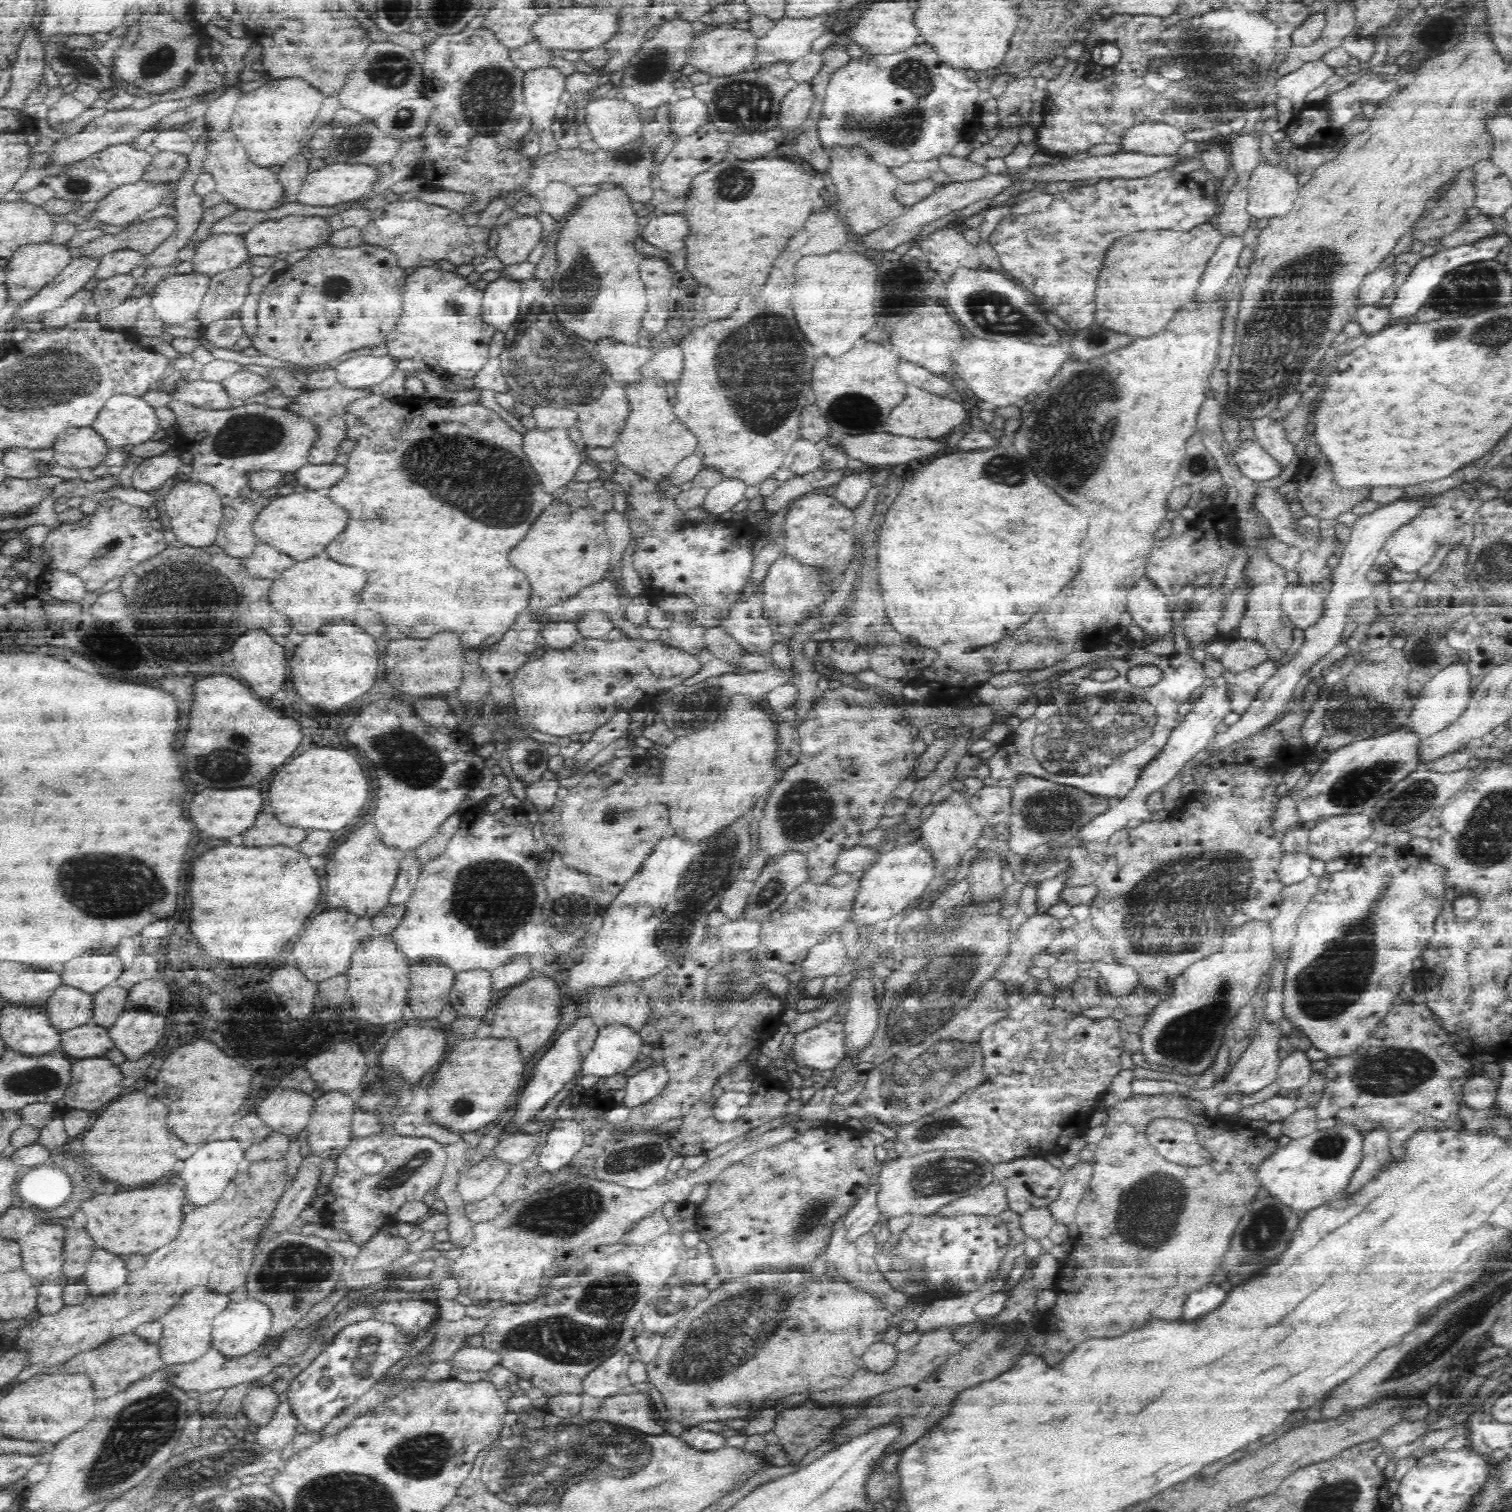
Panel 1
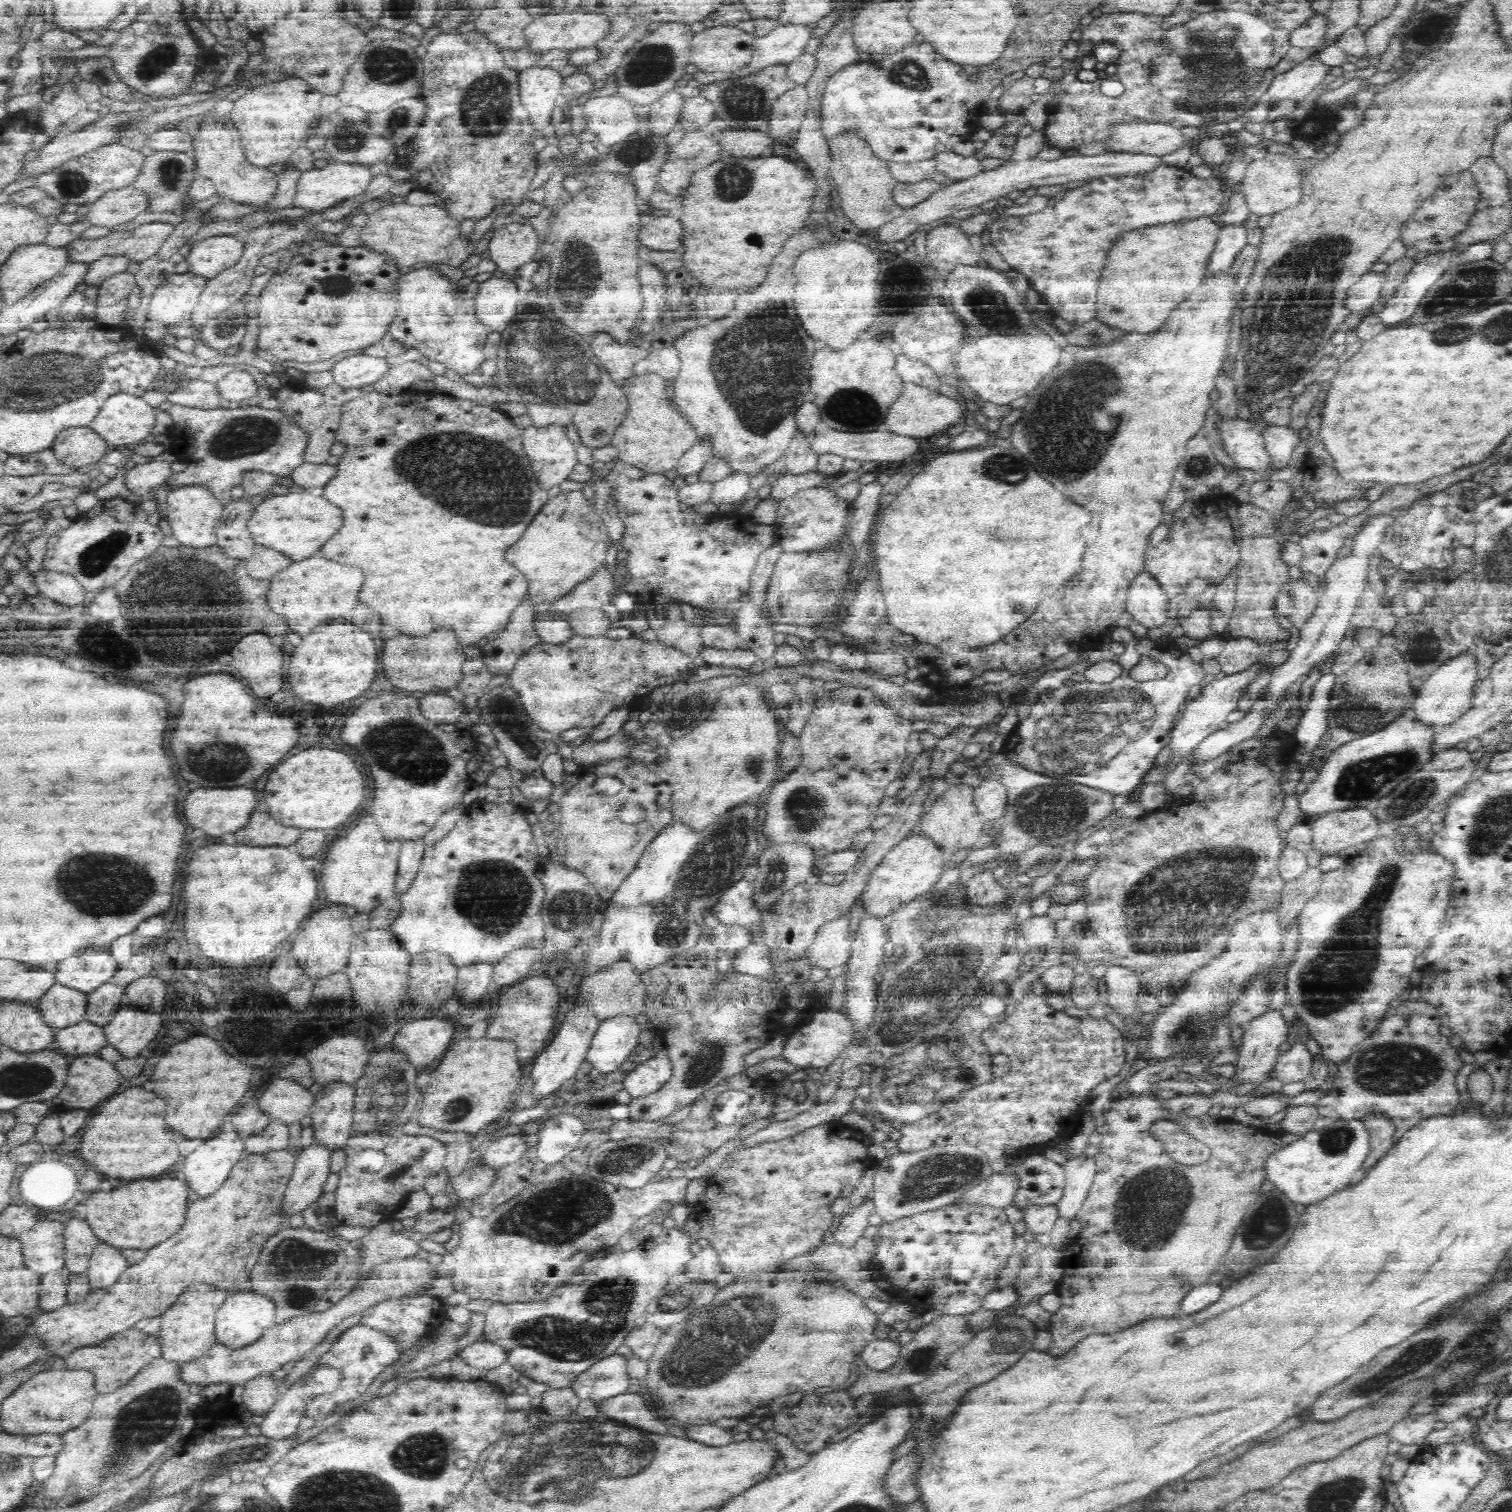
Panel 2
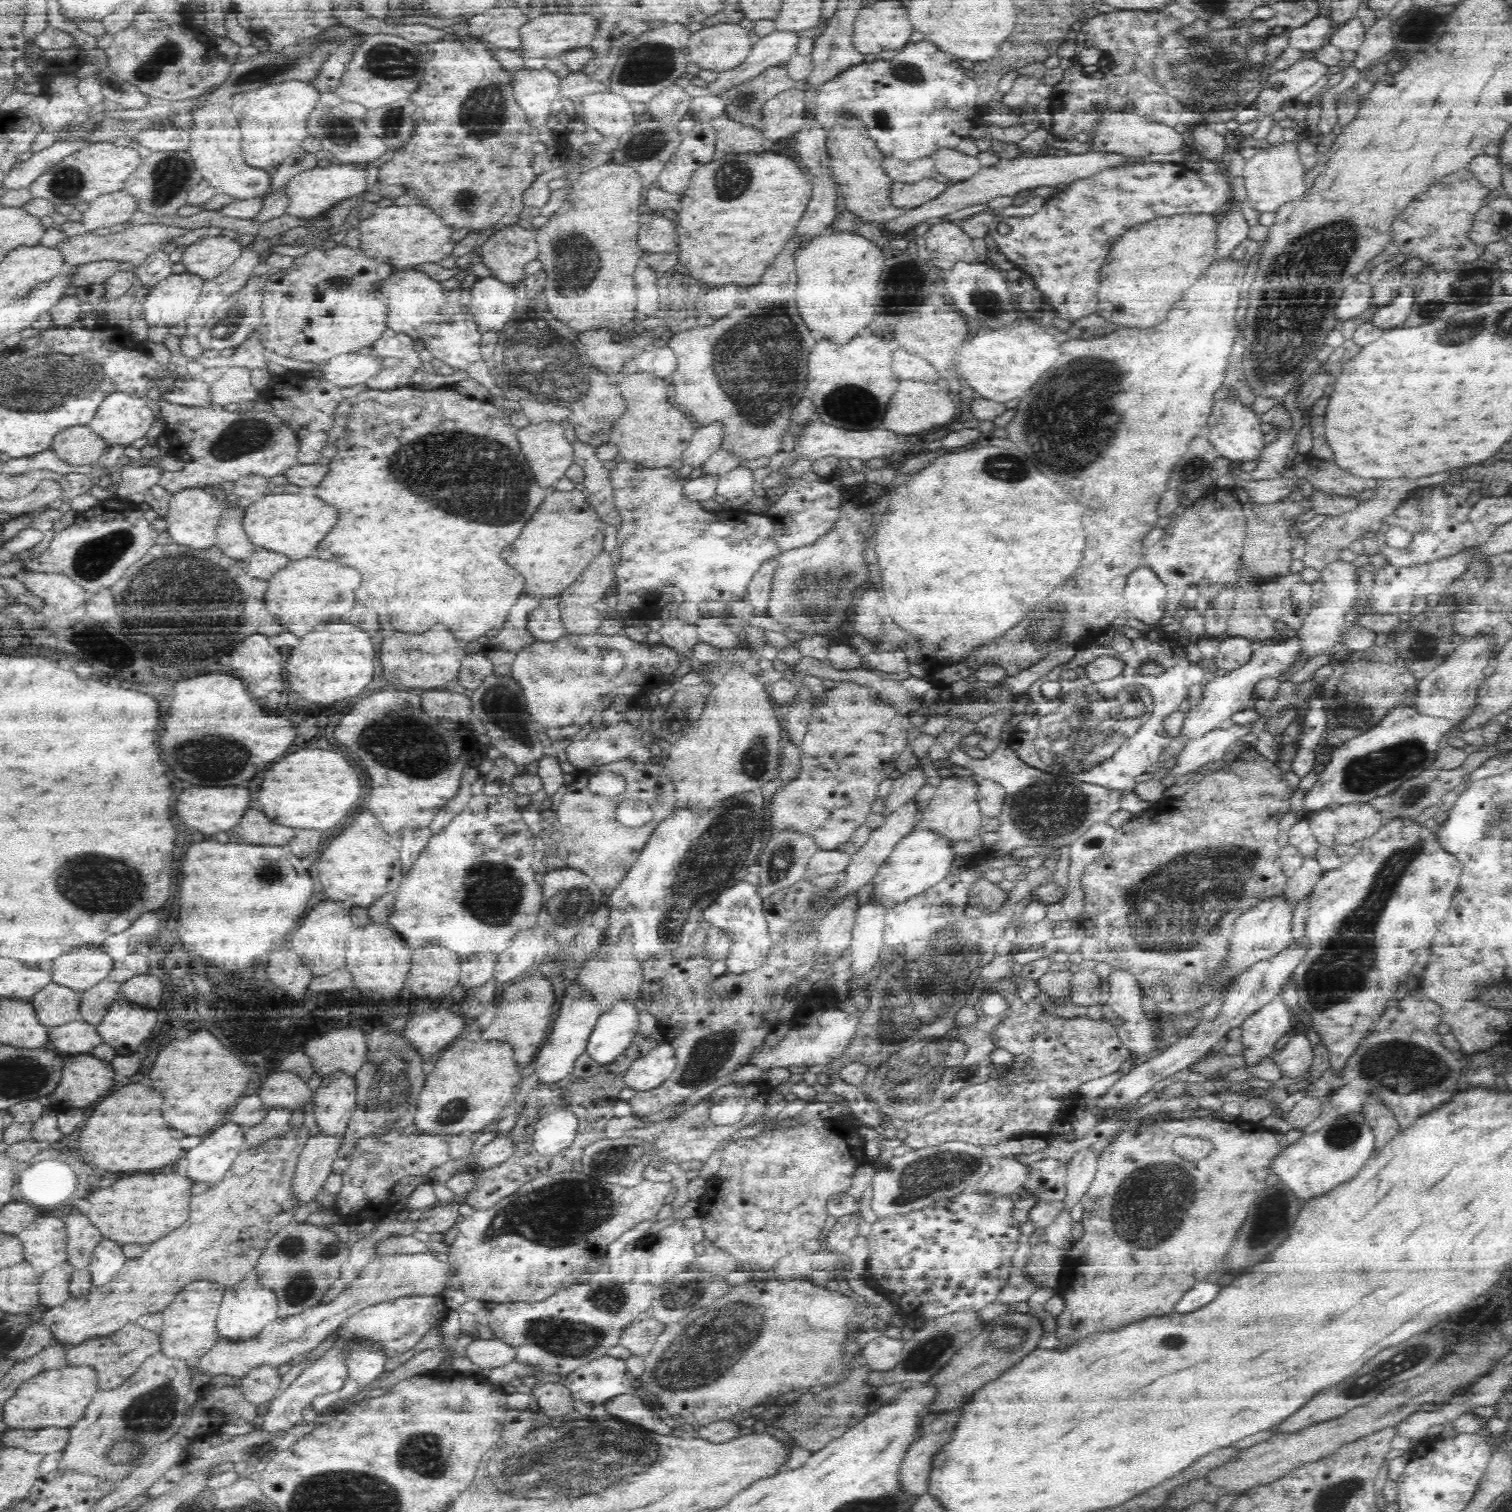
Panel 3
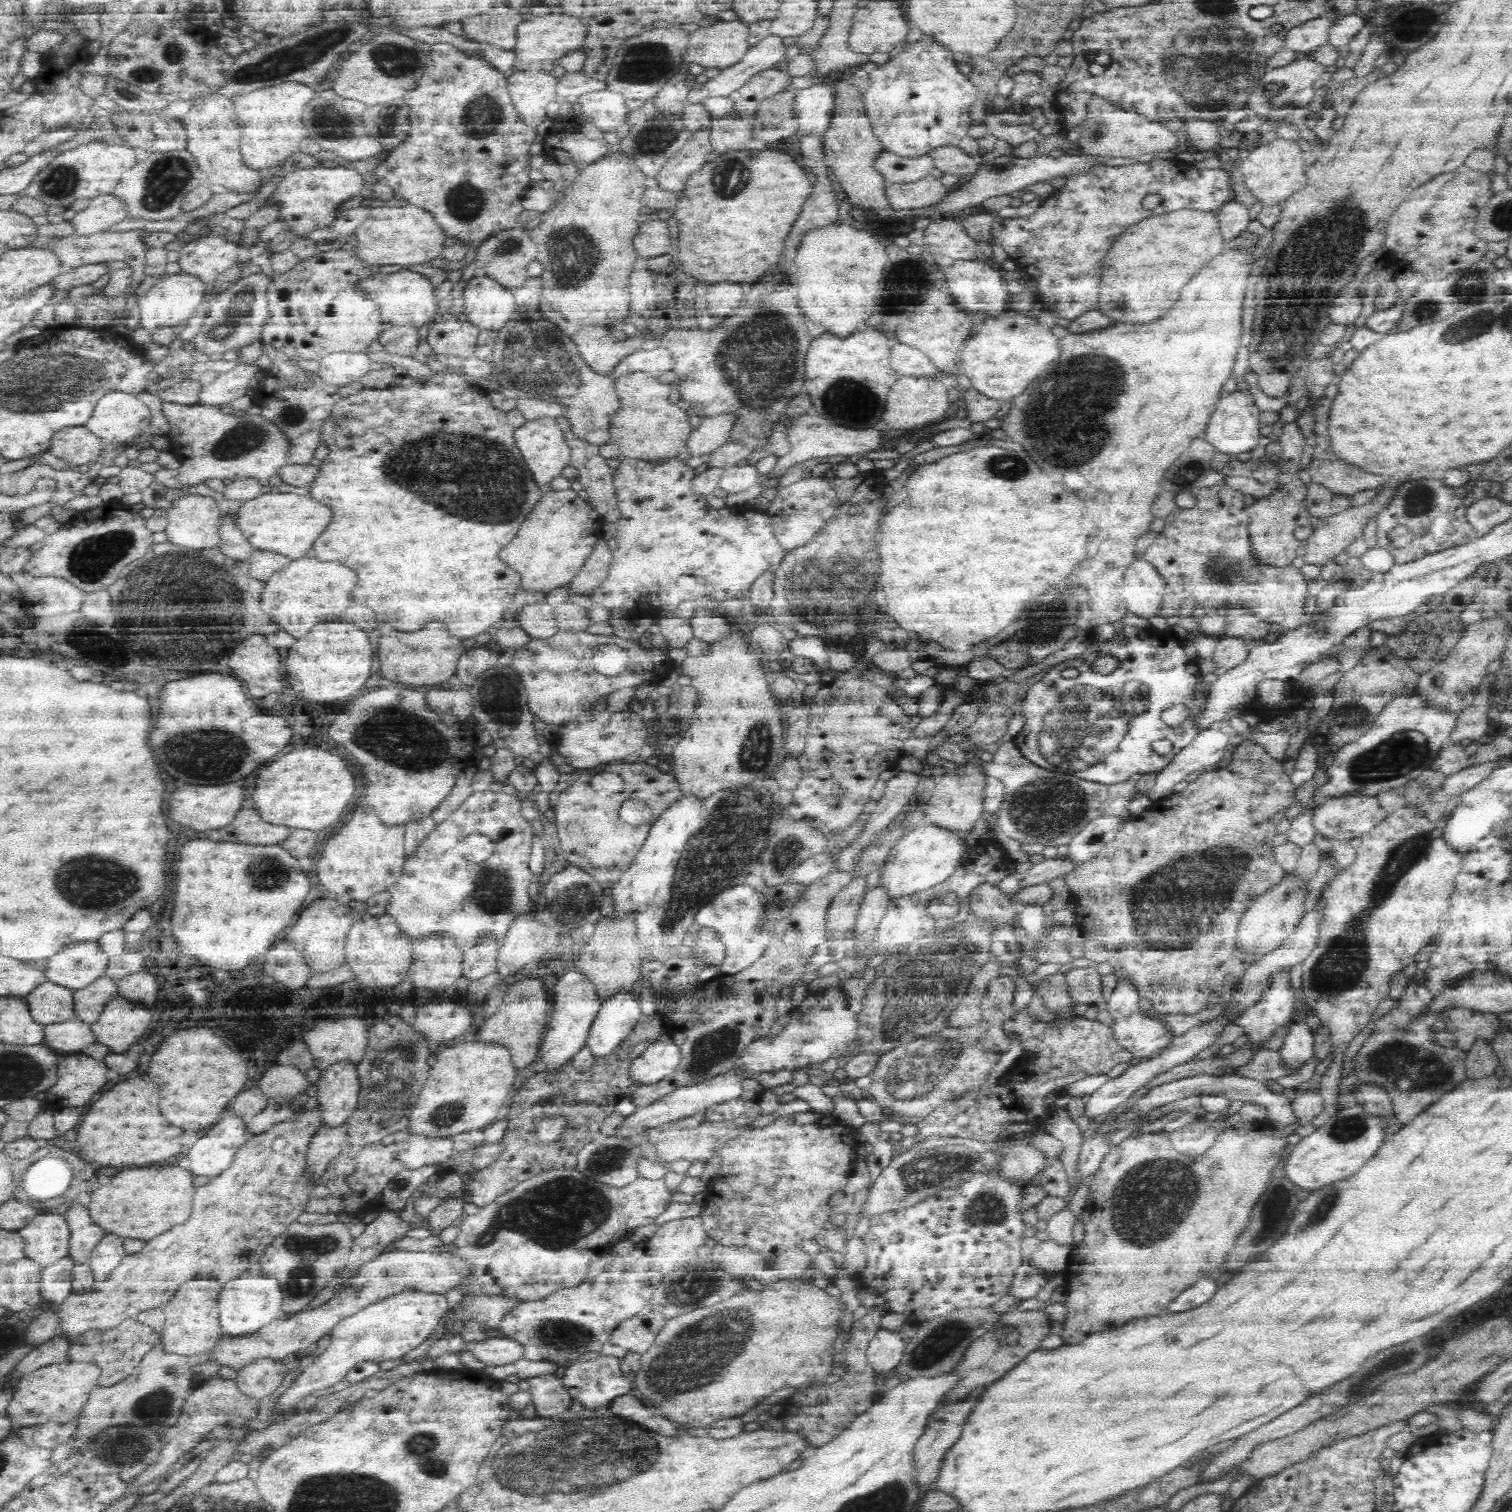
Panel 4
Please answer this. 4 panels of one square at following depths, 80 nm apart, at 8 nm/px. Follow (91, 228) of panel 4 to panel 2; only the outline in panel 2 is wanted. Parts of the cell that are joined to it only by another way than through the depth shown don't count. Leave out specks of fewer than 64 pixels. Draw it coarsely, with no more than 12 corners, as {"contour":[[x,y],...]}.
{"contour":[[105,192],[88,207],[88,226],[111,229],[144,212],[146,195]]}

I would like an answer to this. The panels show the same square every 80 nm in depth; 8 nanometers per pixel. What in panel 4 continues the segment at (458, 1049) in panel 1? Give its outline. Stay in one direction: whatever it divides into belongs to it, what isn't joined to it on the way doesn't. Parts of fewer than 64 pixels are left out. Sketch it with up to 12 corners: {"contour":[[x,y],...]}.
{"contour":[[442,1050],[407,1122],[412,1137],[481,1132],[515,1089],[508,1050]]}

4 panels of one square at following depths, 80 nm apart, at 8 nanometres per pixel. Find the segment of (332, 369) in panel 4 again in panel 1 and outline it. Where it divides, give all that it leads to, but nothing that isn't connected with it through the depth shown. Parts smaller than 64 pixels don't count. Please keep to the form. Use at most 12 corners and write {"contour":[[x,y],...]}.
{"contour":[[361,355],[334,369],[346,388],[371,388],[396,369],[392,356]]}

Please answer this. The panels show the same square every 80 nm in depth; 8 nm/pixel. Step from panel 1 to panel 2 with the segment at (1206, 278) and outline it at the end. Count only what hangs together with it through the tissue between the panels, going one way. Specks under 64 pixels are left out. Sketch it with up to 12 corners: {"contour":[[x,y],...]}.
{"contour":[[1243,222],[1219,224],[1208,274],[1224,272],[1247,244]]}

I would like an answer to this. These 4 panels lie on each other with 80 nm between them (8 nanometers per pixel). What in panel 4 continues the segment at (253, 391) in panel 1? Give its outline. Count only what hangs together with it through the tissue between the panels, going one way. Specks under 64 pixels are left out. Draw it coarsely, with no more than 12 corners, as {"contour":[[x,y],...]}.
{"contour":[[241,363],[201,386],[198,405],[221,407],[246,394],[258,372]]}

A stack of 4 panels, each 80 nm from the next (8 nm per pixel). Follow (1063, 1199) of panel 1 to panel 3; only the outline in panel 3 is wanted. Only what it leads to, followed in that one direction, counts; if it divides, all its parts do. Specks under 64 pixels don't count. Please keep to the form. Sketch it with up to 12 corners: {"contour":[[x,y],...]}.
{"contour":[[1091,1146],[1067,1166],[1066,1208],[1076,1205],[1097,1171],[1102,1153]]}

